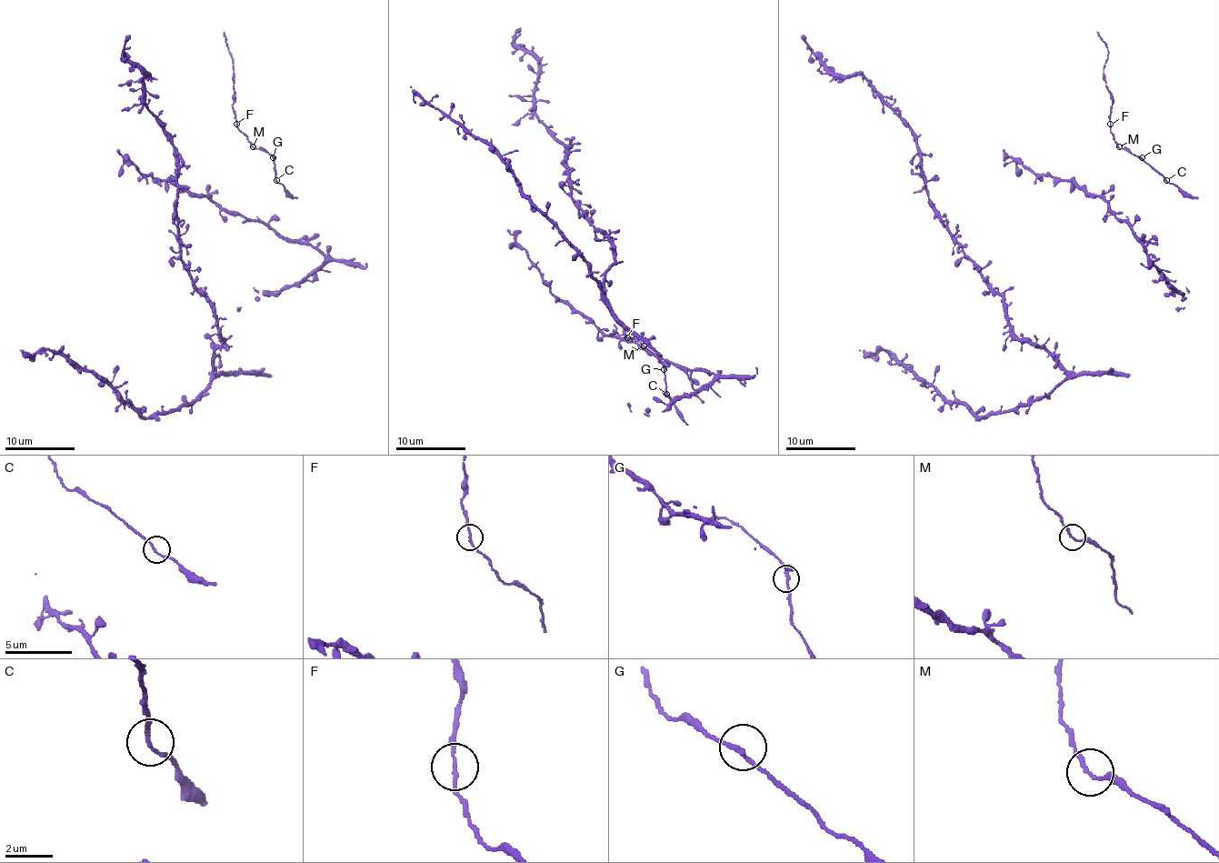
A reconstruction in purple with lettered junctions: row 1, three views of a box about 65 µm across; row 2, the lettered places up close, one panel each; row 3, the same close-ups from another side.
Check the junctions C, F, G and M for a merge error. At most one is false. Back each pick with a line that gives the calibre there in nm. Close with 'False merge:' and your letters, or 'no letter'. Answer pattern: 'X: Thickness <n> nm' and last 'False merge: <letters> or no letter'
False merge: no letter

